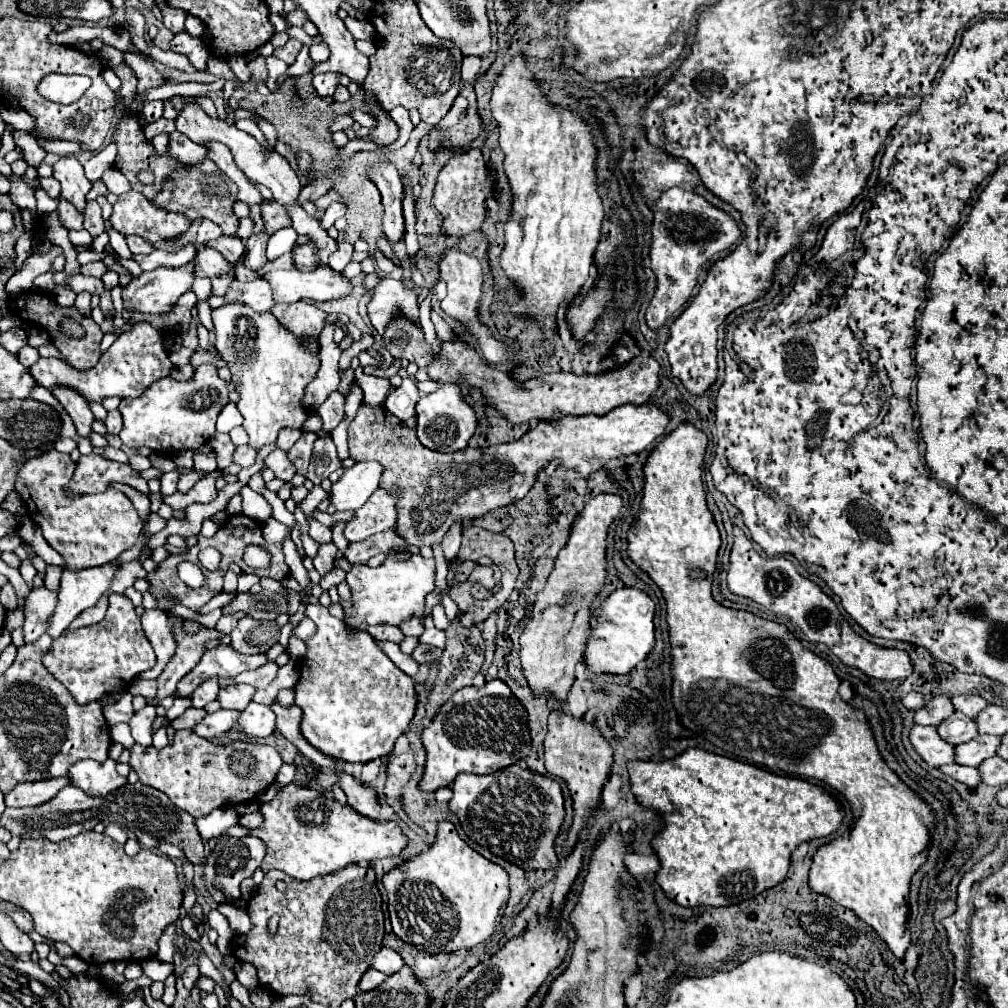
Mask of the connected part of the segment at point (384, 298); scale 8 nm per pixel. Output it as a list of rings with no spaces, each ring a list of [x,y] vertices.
[[[383,276],[379,278],[377,286],[371,292],[367,314],[373,328],[379,334],[383,334],[385,322],[389,322],[389,316],[395,316],[395,314],[405,314],[405,318],[413,318],[413,322],[417,322],[419,320],[417,294],[409,290],[403,282]]]

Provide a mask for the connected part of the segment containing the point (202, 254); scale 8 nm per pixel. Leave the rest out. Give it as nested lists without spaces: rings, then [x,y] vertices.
[[[199,246],[197,254],[193,258],[193,266],[195,266],[195,278],[211,278],[215,296],[225,294],[225,276],[229,274],[231,264],[225,262],[225,258],[221,258],[221,254],[217,254],[217,250]]]

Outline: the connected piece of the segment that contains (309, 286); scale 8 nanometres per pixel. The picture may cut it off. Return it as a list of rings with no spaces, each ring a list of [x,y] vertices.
[[[317,268],[313,272],[271,270],[263,278],[273,288],[275,304],[299,300],[335,300],[351,290],[349,280],[331,268]]]

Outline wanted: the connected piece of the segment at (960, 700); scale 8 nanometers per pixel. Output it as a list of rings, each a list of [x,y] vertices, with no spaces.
[[[973,694],[953,696],[953,698],[951,698],[951,702],[953,702],[955,712],[965,714],[967,718],[975,718],[975,716],[977,716],[985,706],[987,706],[987,702],[985,702],[983,698],[977,698],[977,696],[973,696]]]

